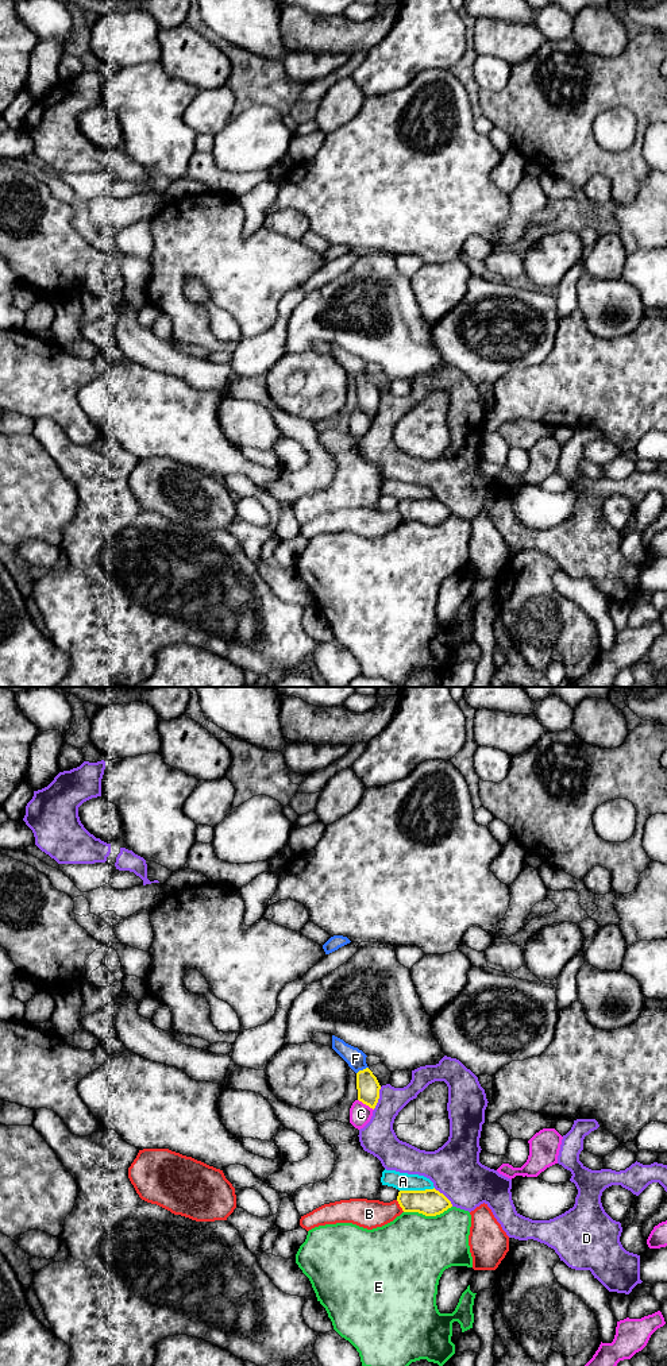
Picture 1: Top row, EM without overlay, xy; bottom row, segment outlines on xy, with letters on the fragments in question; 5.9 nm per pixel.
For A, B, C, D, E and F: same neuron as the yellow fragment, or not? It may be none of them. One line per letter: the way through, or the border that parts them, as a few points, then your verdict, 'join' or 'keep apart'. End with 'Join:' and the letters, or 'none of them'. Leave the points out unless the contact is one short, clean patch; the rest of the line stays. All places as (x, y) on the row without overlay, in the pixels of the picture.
A: keep apart
B: keep apart
C: keep apart
D: keep apart
E: keep apart
F: across xy (367, 394), (363, 378), (355, 367) | join
Join: F

